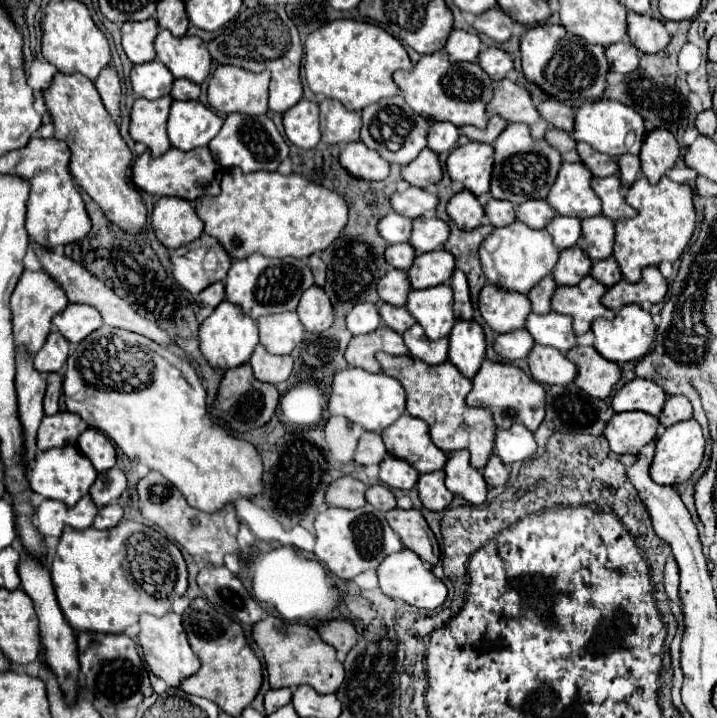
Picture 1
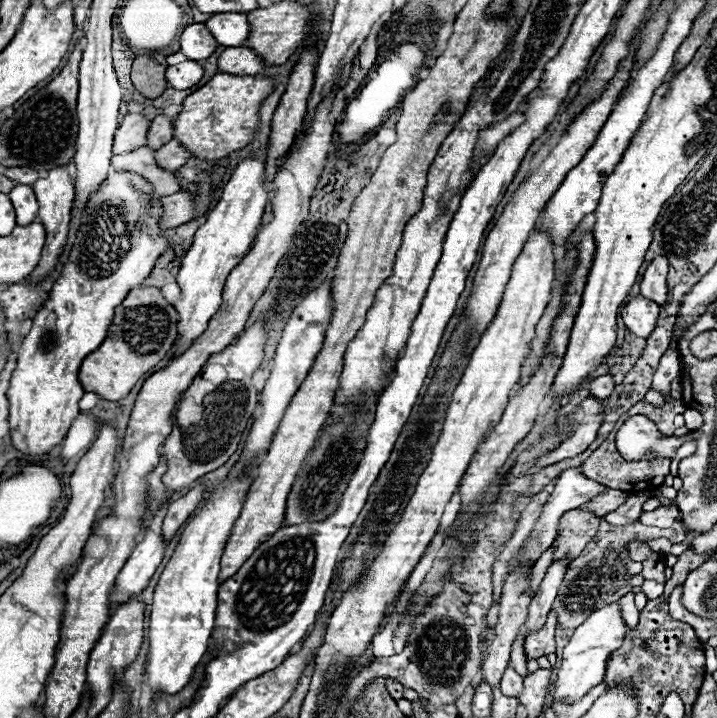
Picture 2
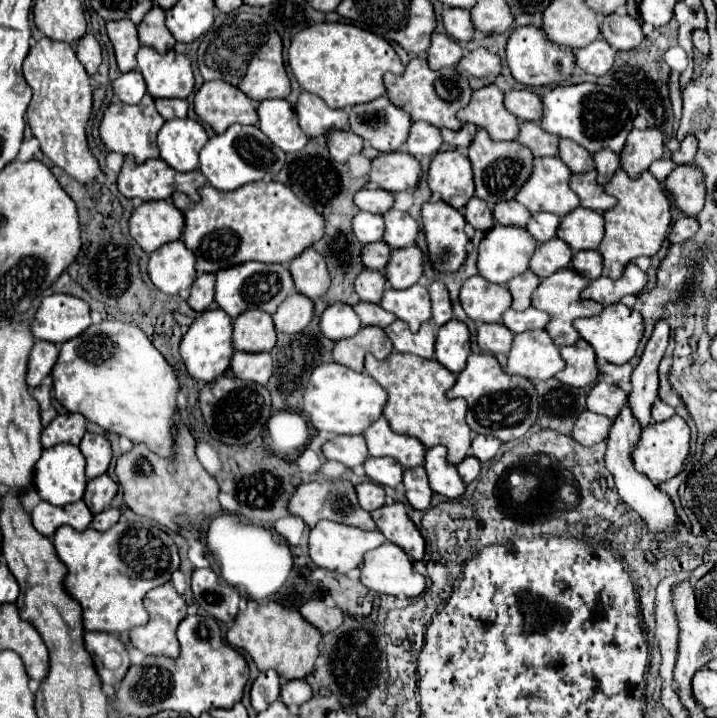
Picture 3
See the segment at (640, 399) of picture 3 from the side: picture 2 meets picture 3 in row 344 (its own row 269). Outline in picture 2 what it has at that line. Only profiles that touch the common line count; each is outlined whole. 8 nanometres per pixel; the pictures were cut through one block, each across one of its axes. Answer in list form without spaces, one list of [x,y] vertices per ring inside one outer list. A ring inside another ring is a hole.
[[[656,256],[640,282],[640,294],[654,300],[656,304],[666,302],[666,274],[668,274],[668,260],[666,256]]]

